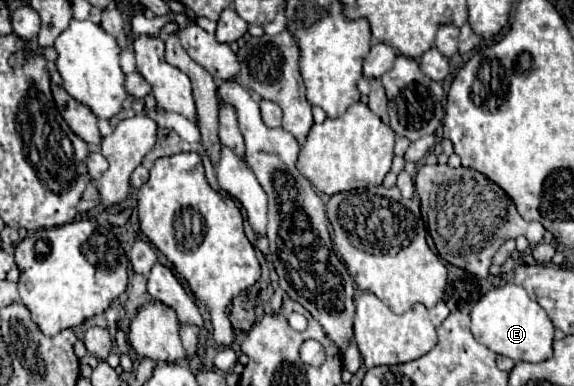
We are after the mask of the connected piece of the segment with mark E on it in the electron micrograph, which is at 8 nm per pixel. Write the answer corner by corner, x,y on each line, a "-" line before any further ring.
501,285
487,291
471,309
471,333
473,337
497,355
511,357
515,363
529,361
541,363
553,355
555,327
545,309
531,301
527,291
517,285

